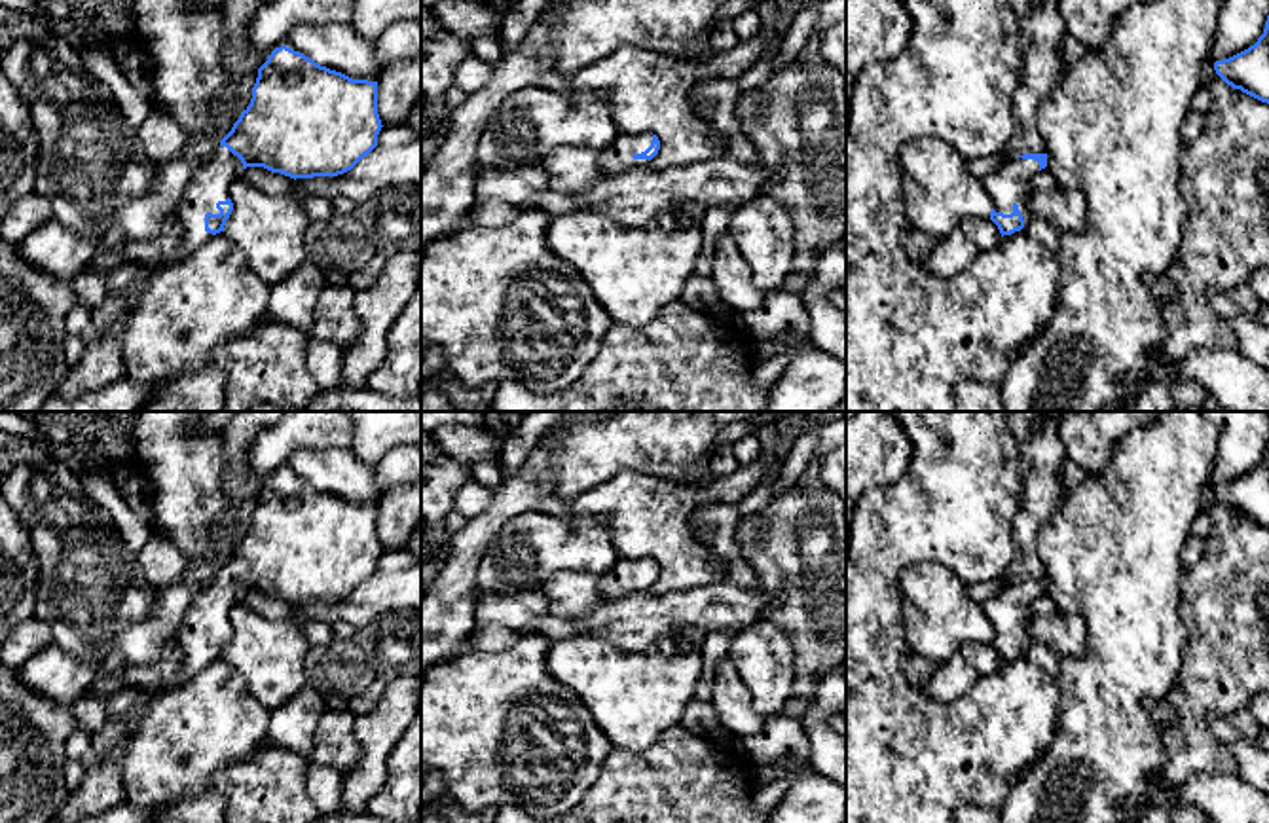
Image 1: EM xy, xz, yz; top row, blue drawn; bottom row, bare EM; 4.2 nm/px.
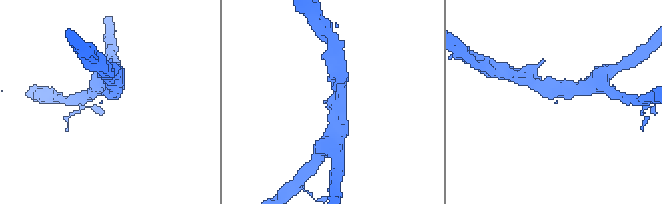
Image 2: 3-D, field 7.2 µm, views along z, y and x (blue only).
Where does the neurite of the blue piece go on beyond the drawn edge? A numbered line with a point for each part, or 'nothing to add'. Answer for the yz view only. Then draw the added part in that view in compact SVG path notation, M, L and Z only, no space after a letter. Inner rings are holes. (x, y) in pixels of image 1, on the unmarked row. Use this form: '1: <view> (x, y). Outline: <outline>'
1: yz (1010, 607). Outline: M1003 578L1000 592L983 605L983 611L990 622L992 633L996 637L1011 639L1013 630L1019 630L1019 635L1024 645L1024 652L1002 664L1015 662L1017 658L1026 658L1026 649L1030 645L1030 607L1039 595L1039 586L1022 584L1017 580Z

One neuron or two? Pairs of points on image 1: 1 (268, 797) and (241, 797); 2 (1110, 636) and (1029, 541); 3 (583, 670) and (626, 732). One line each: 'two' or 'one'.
1: one
2: two
3: one

